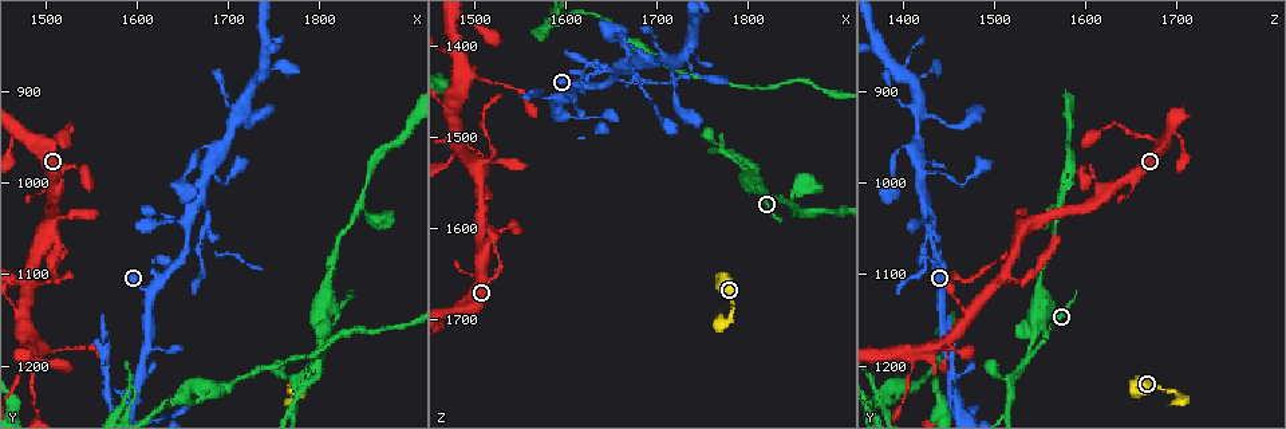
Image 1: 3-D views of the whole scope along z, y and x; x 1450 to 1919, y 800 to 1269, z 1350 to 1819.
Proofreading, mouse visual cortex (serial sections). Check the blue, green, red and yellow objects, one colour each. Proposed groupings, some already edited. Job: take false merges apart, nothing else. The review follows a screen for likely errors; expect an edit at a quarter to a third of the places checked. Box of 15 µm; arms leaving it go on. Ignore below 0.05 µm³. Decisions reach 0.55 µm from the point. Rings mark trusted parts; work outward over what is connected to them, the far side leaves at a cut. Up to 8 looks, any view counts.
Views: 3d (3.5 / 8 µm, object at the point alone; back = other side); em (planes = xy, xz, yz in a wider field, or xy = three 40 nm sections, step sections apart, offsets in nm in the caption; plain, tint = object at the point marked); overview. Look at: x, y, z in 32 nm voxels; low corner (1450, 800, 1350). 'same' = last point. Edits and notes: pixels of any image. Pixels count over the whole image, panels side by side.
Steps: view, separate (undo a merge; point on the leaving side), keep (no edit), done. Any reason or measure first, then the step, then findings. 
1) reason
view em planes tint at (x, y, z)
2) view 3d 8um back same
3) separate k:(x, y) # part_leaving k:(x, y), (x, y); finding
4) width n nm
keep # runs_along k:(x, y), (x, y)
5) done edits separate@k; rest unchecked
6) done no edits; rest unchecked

a fork
view em xy step 1 tint at (1800, 1200, 1535)

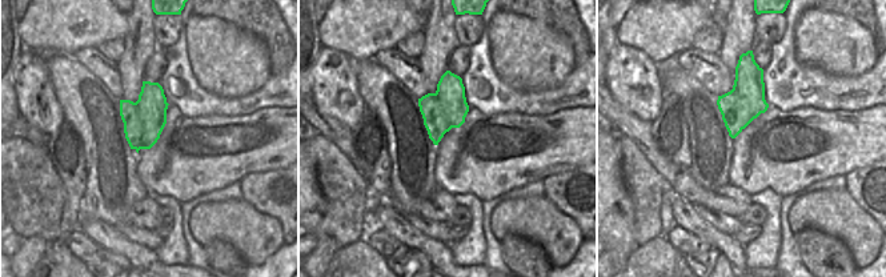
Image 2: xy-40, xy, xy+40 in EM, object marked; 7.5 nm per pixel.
view 3d 3.5um same

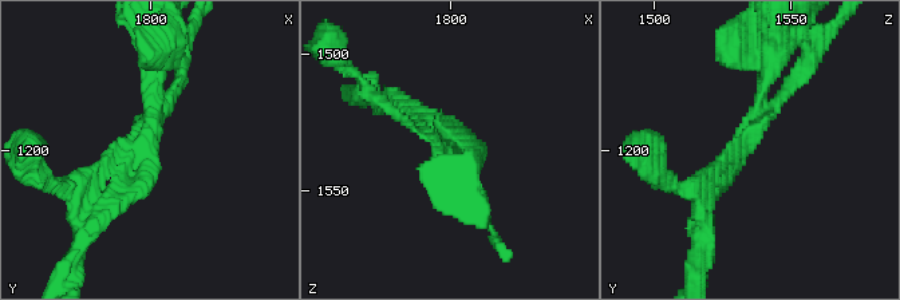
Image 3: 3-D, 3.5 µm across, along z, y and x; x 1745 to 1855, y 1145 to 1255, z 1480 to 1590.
arm_widths 150, 150, 200 nm
separate 3:(760, 47) # border 2:(435, 93), (446, 116), (448, 131); a second cell is stuck on

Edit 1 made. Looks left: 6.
three-way junction
view 3d 8um at (1660, 1020, 1425)

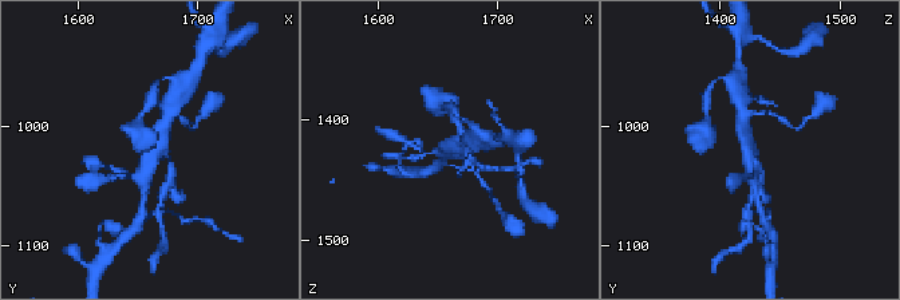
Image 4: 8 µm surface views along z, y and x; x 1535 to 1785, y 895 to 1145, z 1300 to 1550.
arms 3; arm_widths 200, 300, 350 nm
view em planes tint at (1662, 1024, 1426)

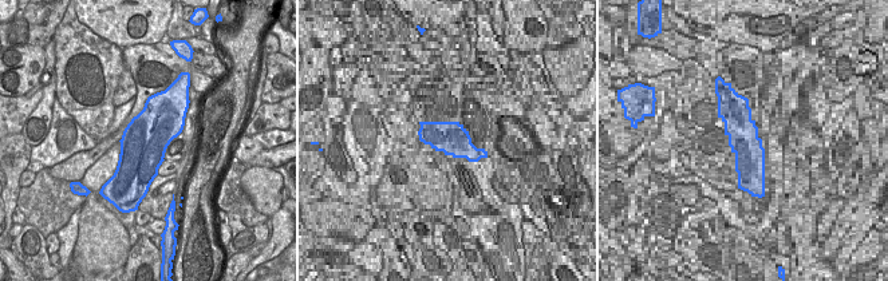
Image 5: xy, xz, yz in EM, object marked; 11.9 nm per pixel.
keep # runs_along 4:(143, 190), (166, 121); all the same cell

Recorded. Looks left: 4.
side arm on a straight run
view 3d 3.5um at (1680, 975, 1415)

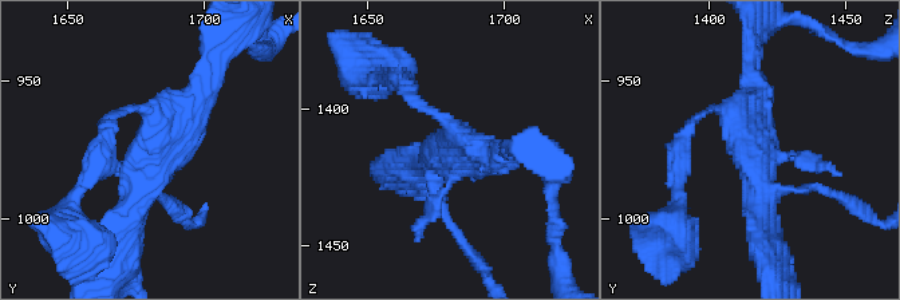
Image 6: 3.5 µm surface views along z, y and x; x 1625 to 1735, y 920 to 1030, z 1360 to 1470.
need the tissue
view em xy step 2 tint at (1685, 971, 1416)

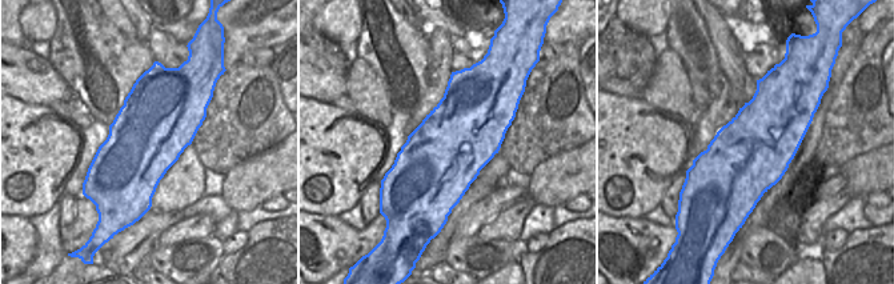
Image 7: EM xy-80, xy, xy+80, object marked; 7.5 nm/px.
keep # runs_along 6:(130, 218), (146, 165), (208, 67); continuous, no second cell

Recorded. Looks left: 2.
done edits separate@3; rest unchecked

